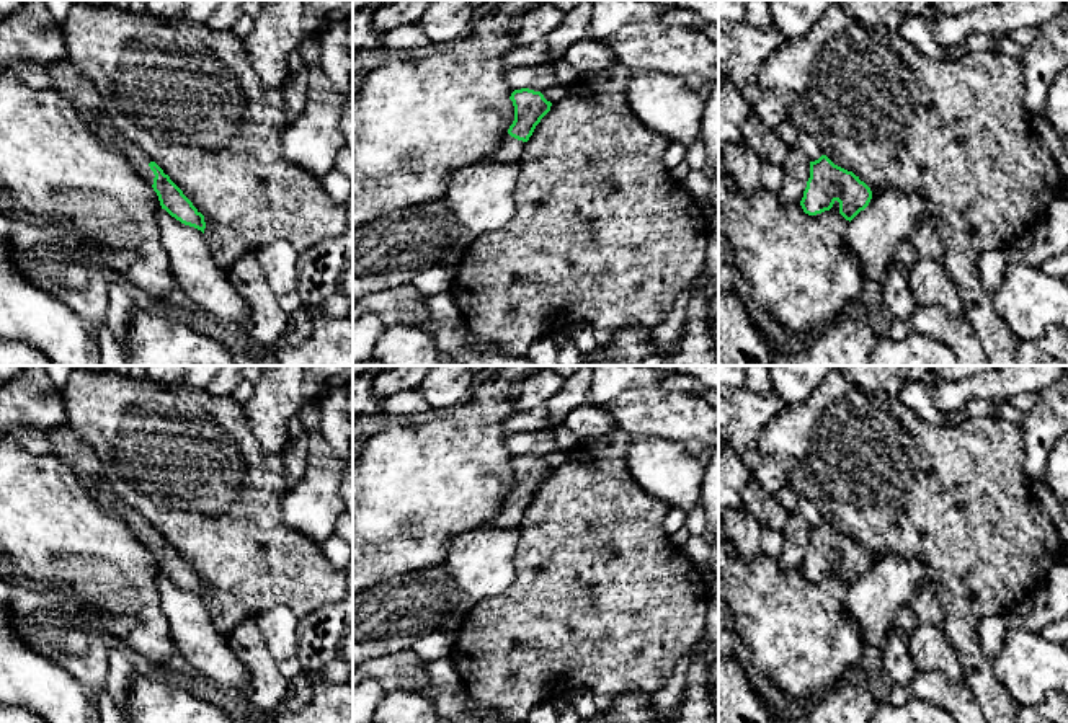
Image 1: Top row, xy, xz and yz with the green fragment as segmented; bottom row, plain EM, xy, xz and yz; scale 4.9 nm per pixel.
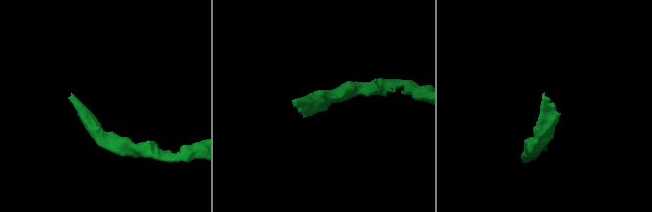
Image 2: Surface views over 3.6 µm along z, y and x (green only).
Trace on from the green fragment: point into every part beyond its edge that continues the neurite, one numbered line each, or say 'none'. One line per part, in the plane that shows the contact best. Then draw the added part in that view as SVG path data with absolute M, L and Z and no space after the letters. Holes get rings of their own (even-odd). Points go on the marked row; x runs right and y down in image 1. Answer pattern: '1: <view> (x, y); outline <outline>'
1: xy (75, 87); outline M69 59L49 65L49 75L52 88L77 109L85 126L101 142L127 158L137 175L147 180L149 184L154 184L155 175L149 166L152 158L113 126L93 82Z

